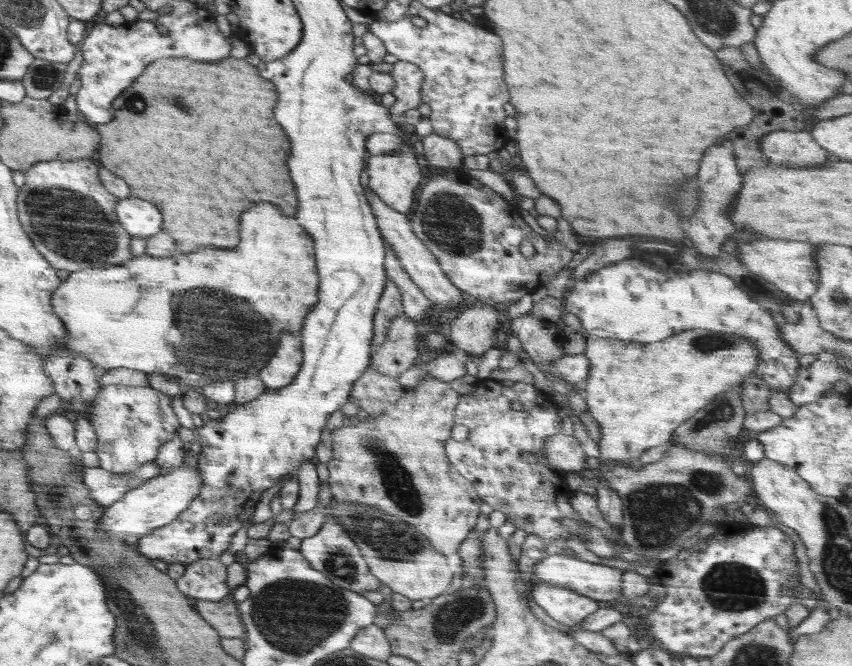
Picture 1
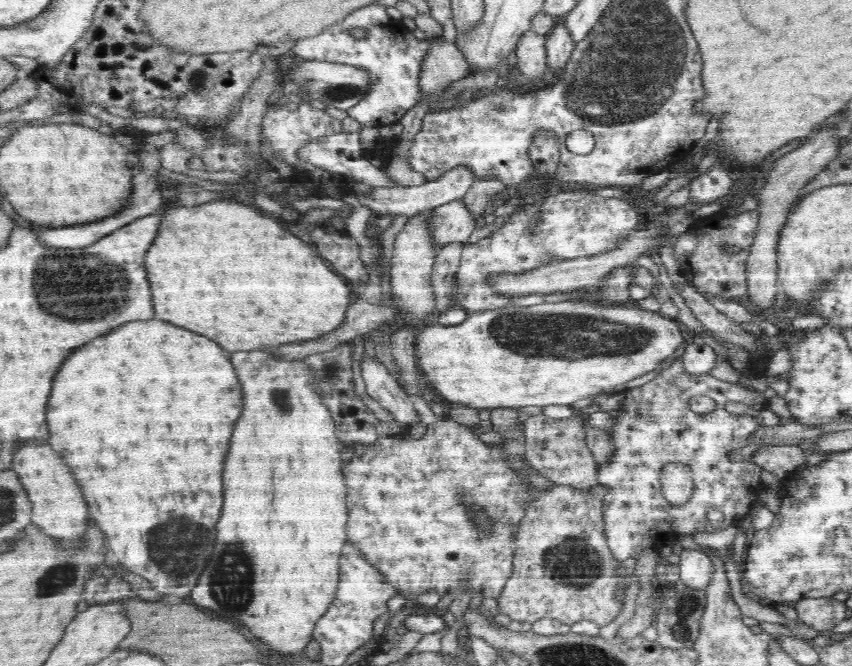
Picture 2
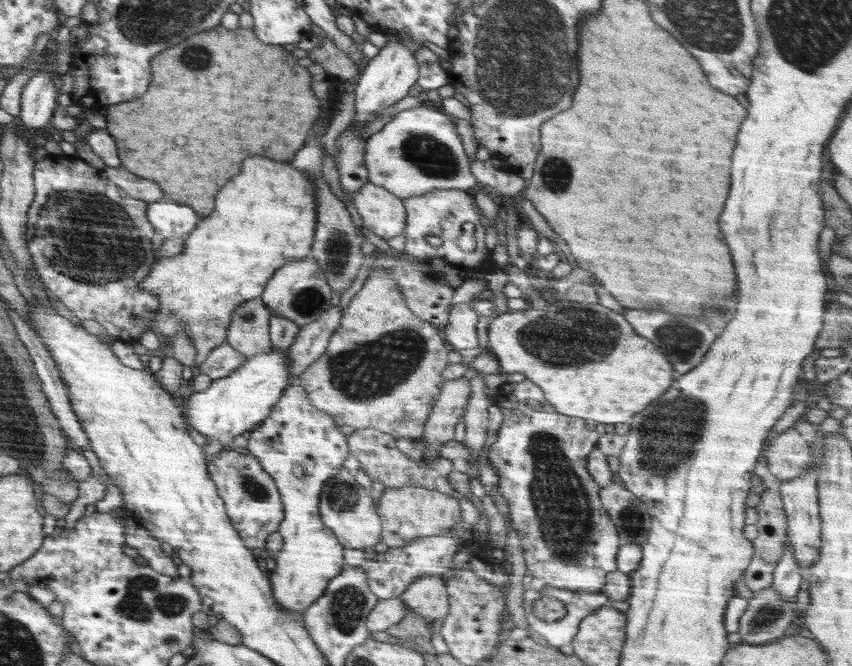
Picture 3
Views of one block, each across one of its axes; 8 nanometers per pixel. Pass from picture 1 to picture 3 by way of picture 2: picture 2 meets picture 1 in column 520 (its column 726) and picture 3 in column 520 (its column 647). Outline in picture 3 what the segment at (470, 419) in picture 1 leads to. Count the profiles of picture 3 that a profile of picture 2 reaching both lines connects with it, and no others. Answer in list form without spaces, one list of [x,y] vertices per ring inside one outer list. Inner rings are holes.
[[[528,378],[519,384],[505,382],[495,390],[495,405],[503,412],[502,424],[497,430],[496,441],[488,448],[488,459],[494,471],[496,471],[499,476],[499,482],[496,487],[498,487],[498,491],[500,491],[500,493],[506,497],[506,501],[508,501],[508,512],[510,520],[512,521],[511,526],[516,530],[522,540],[521,547],[524,560],[526,561],[527,574],[530,574],[533,578],[543,580],[544,584],[548,587],[564,588],[566,591],[598,592],[604,586],[604,583],[606,583],[606,575],[612,571],[616,571],[616,555],[618,555],[618,549],[621,545],[620,536],[618,536],[618,530],[616,530],[614,521],[612,521],[610,515],[602,506],[599,496],[601,487],[587,470],[587,457],[590,455],[590,452],[592,452],[592,449],[597,446],[599,439],[598,433],[596,433],[595,430],[586,428],[584,419],[565,416],[556,412],[556,409],[545,400],[540,388],[527,379]],[[528,399],[539,402],[542,405],[542,409],[533,410],[530,408]]]

